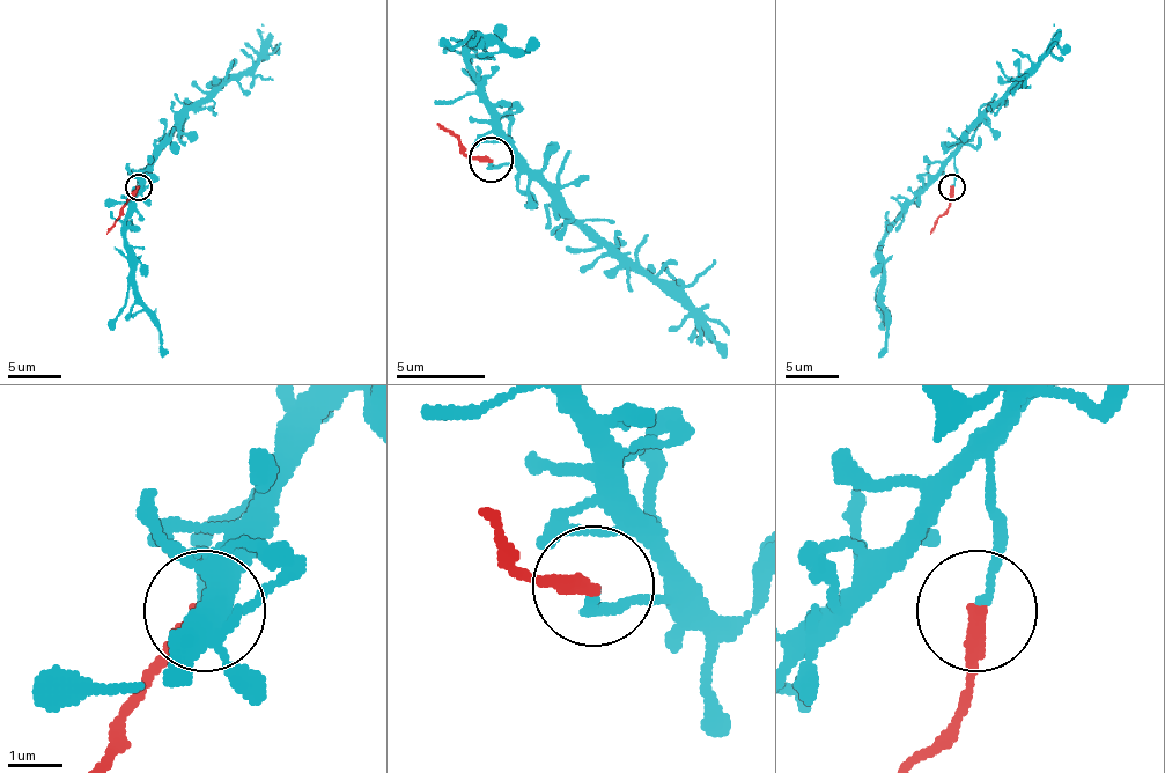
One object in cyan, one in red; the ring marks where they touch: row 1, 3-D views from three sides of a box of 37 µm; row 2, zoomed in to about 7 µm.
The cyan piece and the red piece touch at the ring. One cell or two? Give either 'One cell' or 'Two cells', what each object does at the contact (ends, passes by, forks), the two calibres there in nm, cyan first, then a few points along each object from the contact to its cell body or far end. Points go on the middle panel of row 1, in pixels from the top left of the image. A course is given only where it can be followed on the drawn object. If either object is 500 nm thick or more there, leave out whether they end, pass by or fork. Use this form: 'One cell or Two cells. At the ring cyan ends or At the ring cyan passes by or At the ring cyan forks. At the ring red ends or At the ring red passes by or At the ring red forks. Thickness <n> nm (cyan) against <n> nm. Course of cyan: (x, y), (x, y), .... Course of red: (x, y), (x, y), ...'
Two cells. At the ring cyan ends. At the ring red ends. Thickness 160 nm (cyan) against 320 nm. Course of cyan: (489, 161), (489, 164), (516, 161), (467, 50), (476, 41), (529, 50), (529, 36). Course of red: (489, 161), (467, 156), (454, 134), (436, 125)

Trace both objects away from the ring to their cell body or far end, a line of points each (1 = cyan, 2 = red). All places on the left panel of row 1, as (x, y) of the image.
1: (138, 185), (138, 175), (154, 156), (124, 236), (130, 249), (130, 286), (159, 331), (162, 358)
2: (138, 188), (105, 233)

